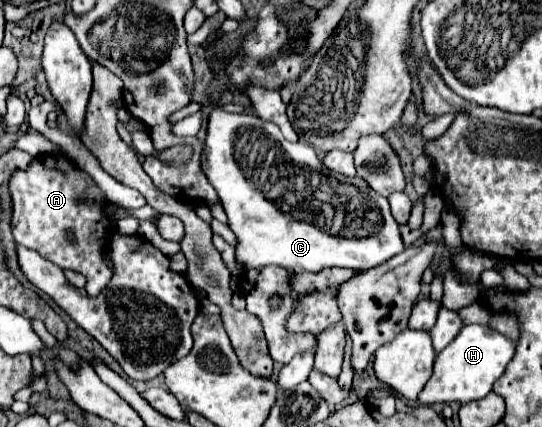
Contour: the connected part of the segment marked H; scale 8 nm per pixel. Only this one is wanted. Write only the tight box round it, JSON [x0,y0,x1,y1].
[419,324,515,404]

